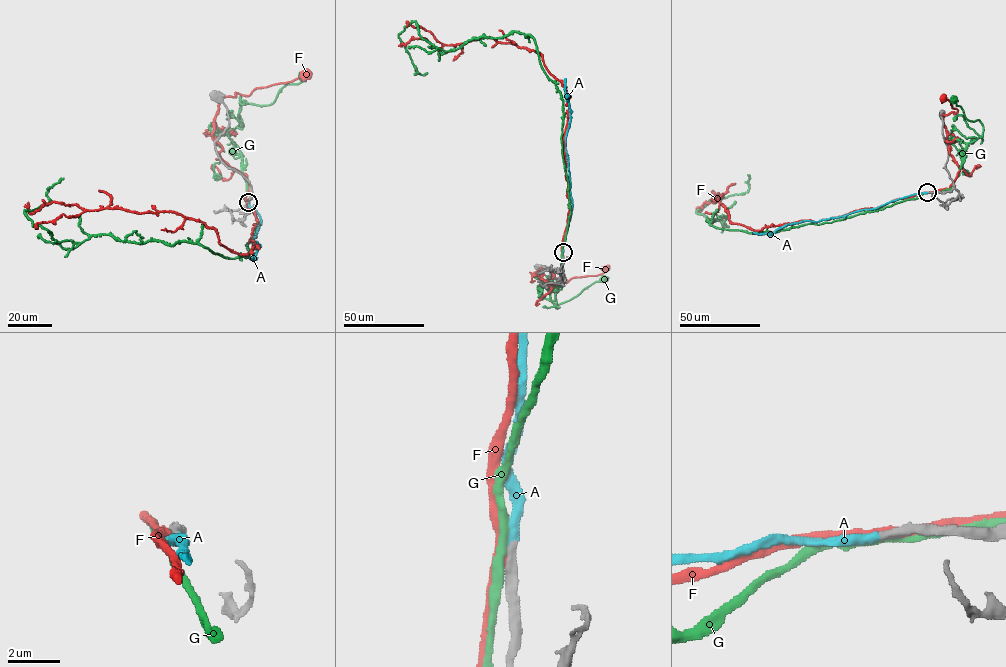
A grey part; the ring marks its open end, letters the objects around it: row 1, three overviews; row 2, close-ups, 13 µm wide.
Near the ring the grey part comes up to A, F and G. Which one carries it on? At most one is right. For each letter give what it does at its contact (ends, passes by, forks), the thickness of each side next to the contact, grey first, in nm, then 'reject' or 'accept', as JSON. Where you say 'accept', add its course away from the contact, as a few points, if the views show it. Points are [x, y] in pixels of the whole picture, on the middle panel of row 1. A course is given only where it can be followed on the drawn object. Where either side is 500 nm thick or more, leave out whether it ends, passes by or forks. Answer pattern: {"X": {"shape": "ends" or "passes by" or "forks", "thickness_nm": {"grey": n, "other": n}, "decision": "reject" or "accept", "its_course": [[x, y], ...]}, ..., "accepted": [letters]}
{"A": {"shape": "ends", "thickness_nm": {"grey": 360, "other": 400}, "decision": "accept", "its_course": [[563, 252], [563, 237], [572, 209], [565, 149], [570, 120], [565, 79]]}, "F": {"shape": "passes by", "thickness_nm": {"grey": 460, "other": 360}, "decision": "reject"}, "G": {"shape": "passes by", "thickness_nm": {"grey": 420, "other": 280}, "decision": "reject"}, "accepted": ["A"]}

